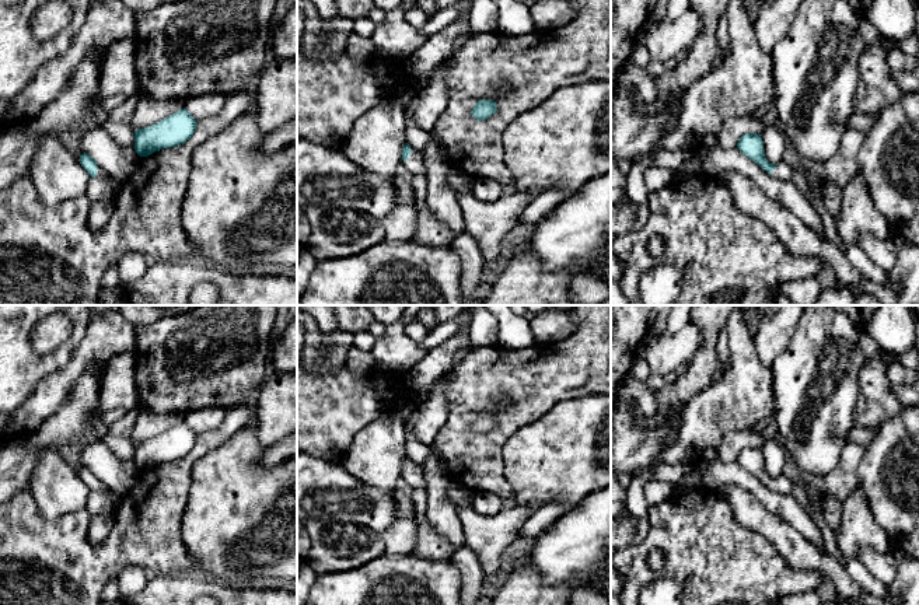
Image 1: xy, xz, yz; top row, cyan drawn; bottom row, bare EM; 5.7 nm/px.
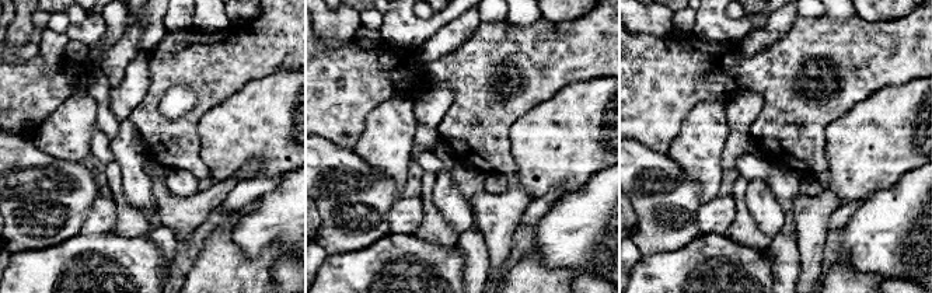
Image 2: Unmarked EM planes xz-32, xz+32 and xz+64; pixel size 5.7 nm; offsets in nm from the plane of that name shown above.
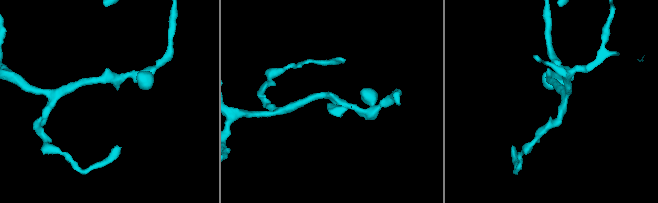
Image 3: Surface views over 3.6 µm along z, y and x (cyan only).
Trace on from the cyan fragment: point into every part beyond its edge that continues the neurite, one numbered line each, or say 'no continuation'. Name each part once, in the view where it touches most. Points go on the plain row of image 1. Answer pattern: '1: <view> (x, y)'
1: xz (415, 478)

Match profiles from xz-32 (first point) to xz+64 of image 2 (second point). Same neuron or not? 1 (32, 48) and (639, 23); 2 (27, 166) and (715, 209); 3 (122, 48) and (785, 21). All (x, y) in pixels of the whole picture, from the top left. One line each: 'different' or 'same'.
1: same
2: different
3: same

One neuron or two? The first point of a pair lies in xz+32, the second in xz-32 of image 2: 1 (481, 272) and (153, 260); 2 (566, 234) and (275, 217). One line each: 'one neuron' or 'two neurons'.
1: two neurons
2: one neuron

